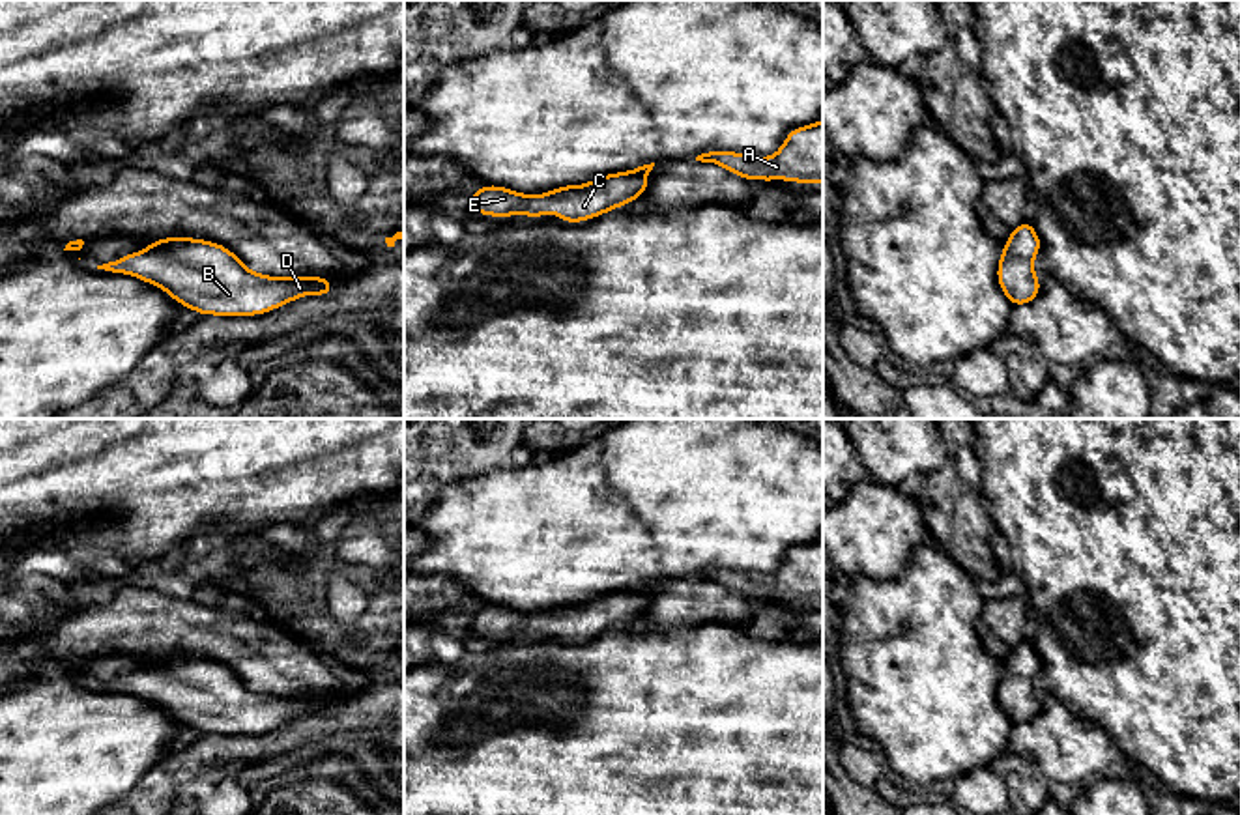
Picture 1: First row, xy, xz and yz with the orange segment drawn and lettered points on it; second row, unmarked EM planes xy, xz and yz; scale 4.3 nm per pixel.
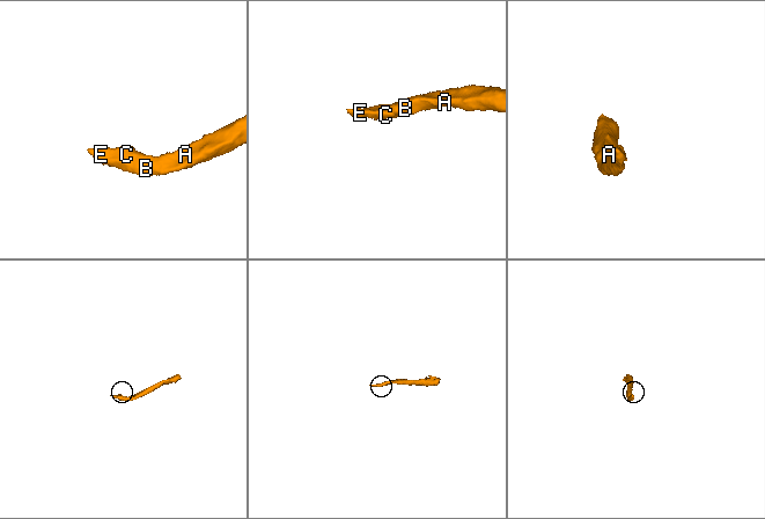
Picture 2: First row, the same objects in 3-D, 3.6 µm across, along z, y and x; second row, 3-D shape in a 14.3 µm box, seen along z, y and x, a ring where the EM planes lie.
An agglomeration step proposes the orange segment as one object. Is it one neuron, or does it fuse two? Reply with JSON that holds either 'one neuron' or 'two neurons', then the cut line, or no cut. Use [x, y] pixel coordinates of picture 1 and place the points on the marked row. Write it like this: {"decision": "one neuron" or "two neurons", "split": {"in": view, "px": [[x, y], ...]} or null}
{"decision": "one neuron", "split": null}

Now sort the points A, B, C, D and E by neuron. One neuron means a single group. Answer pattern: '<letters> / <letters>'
A B C D E

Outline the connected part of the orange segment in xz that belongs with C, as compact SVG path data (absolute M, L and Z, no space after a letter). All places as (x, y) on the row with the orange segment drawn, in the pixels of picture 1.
M655 163L643 164L627 172L606 174L600 178L591 179L585 185L563 185L544 194L531 196L524 193L516 193L512 189L505 189L499 185L483 185L481 189L469 193L471 206L475 215L496 215L497 219L509 219L512 213L522 213L524 217L544 217L550 209L554 215L563 222L584 222L604 215L615 207L623 207L625 204L638 200L643 196L649 185L649 172L653 170Z

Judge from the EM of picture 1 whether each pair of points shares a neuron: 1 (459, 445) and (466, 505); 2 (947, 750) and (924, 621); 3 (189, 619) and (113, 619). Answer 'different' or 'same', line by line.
1: different
2: same
3: same

